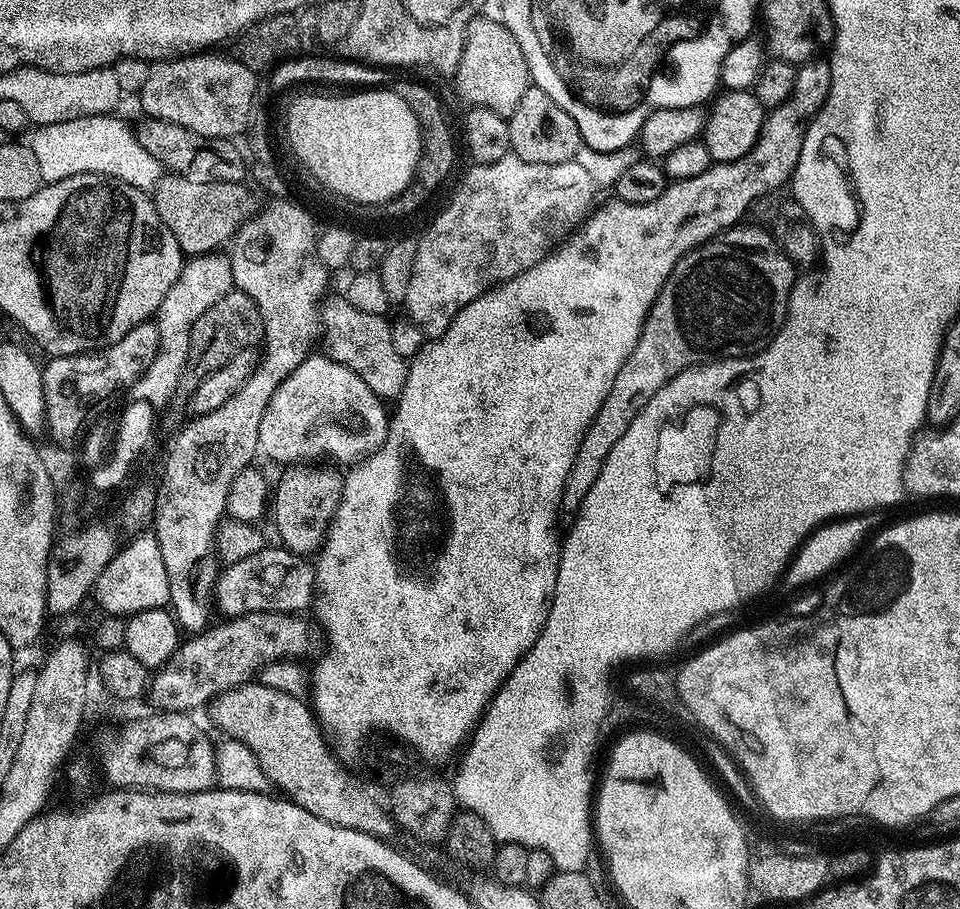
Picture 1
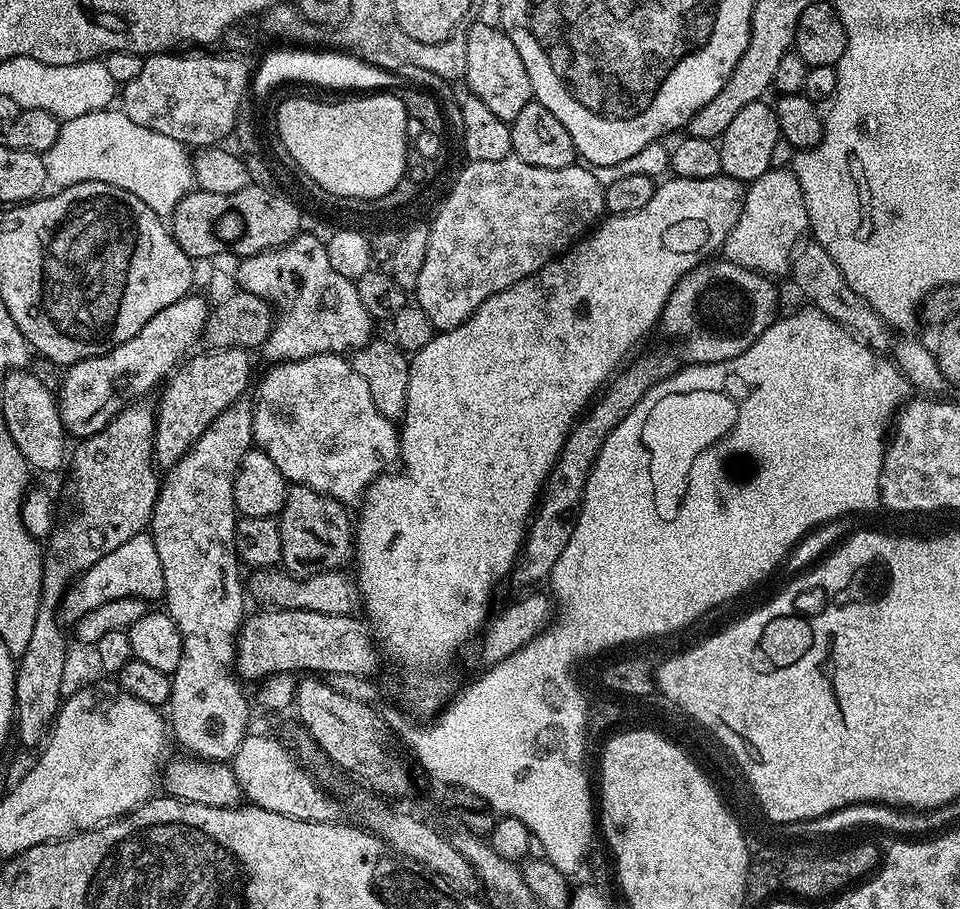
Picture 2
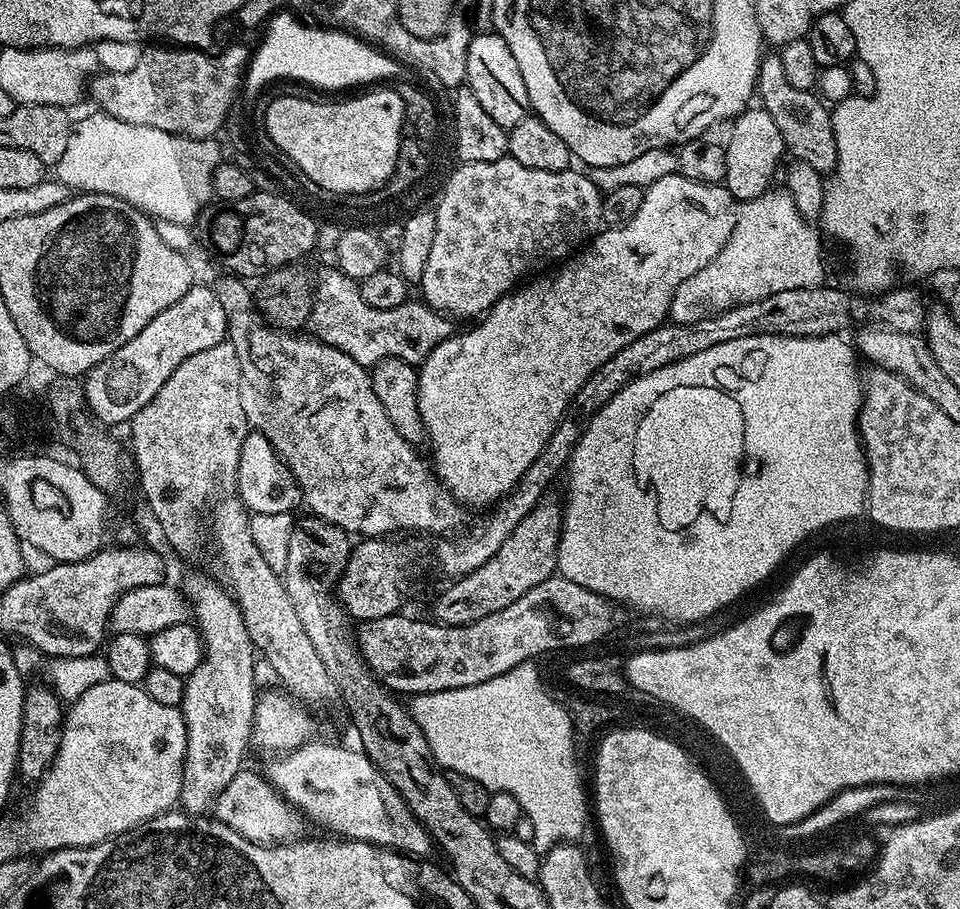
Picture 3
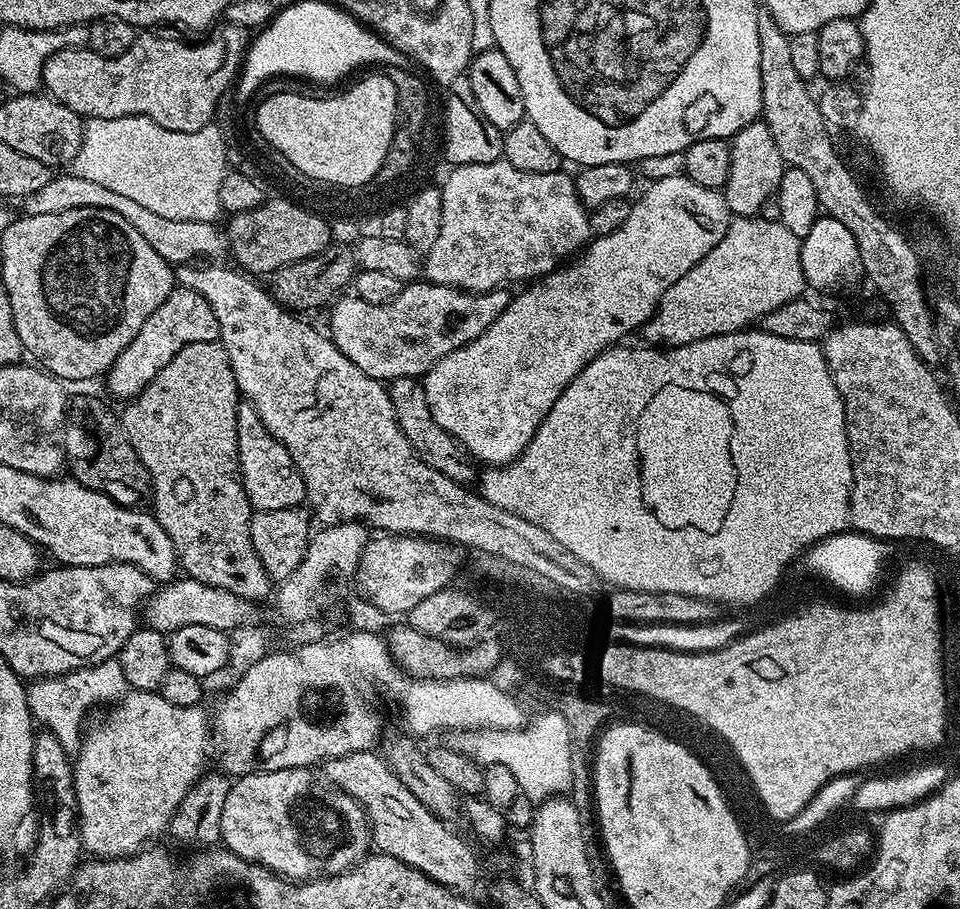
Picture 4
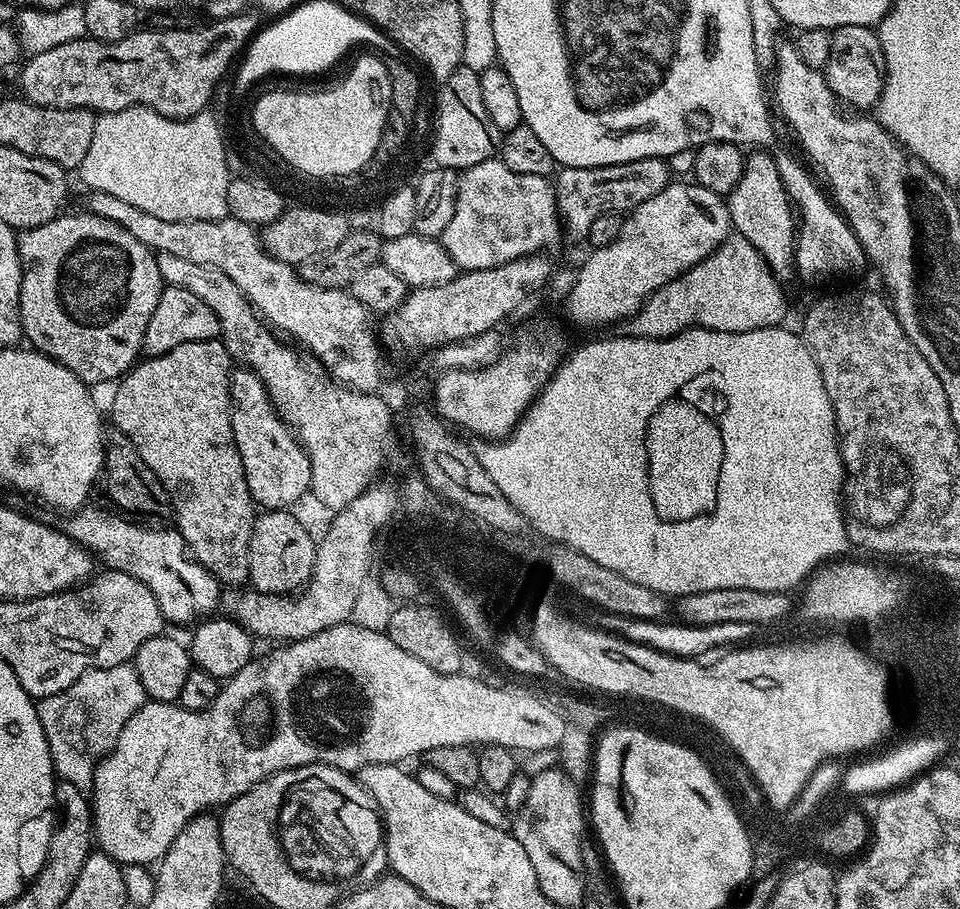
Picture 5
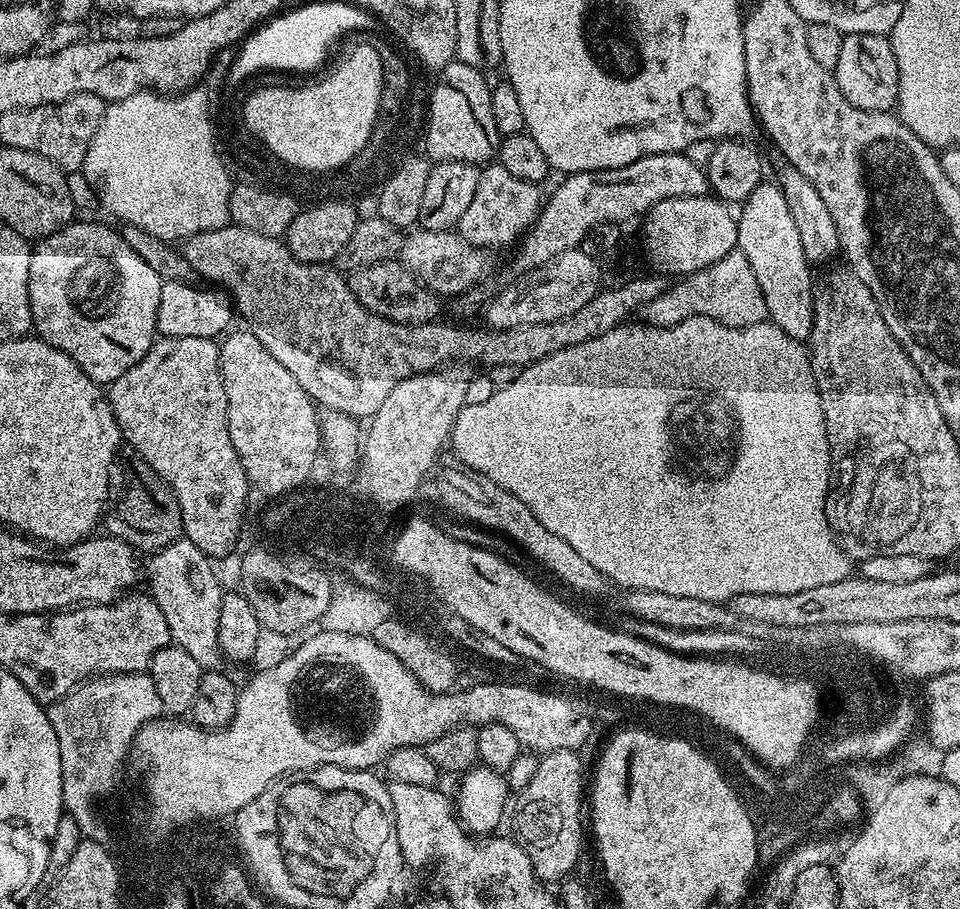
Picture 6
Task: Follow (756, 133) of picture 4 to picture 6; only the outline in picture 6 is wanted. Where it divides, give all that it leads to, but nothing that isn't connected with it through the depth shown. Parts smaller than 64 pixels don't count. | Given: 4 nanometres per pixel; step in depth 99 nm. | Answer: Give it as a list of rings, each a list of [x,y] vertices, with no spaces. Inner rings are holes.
[[[765,182],[739,205],[736,222],[738,238],[737,249],[746,256],[754,277],[758,280],[762,294],[765,296],[767,319],[778,330],[790,338],[801,342],[812,335],[814,326],[814,283],[813,265],[809,264],[806,253],[802,251],[802,242],[798,238],[798,229],[790,215],[790,206],[786,206],[786,194],[775,182]]]

